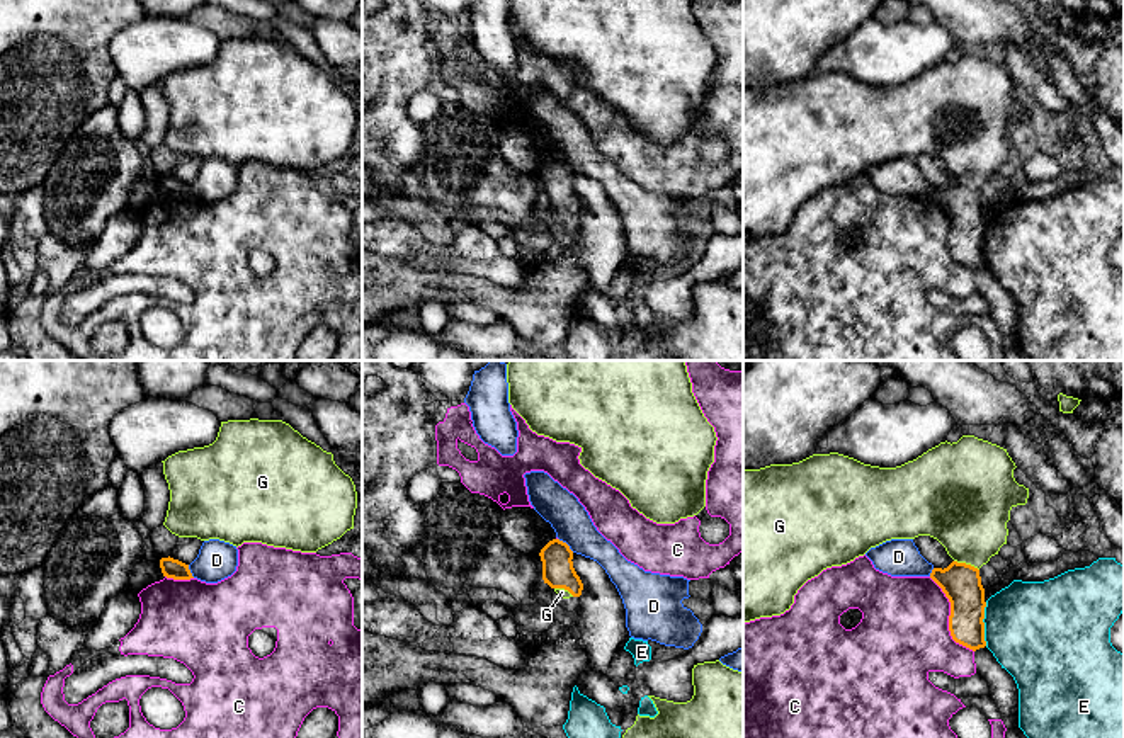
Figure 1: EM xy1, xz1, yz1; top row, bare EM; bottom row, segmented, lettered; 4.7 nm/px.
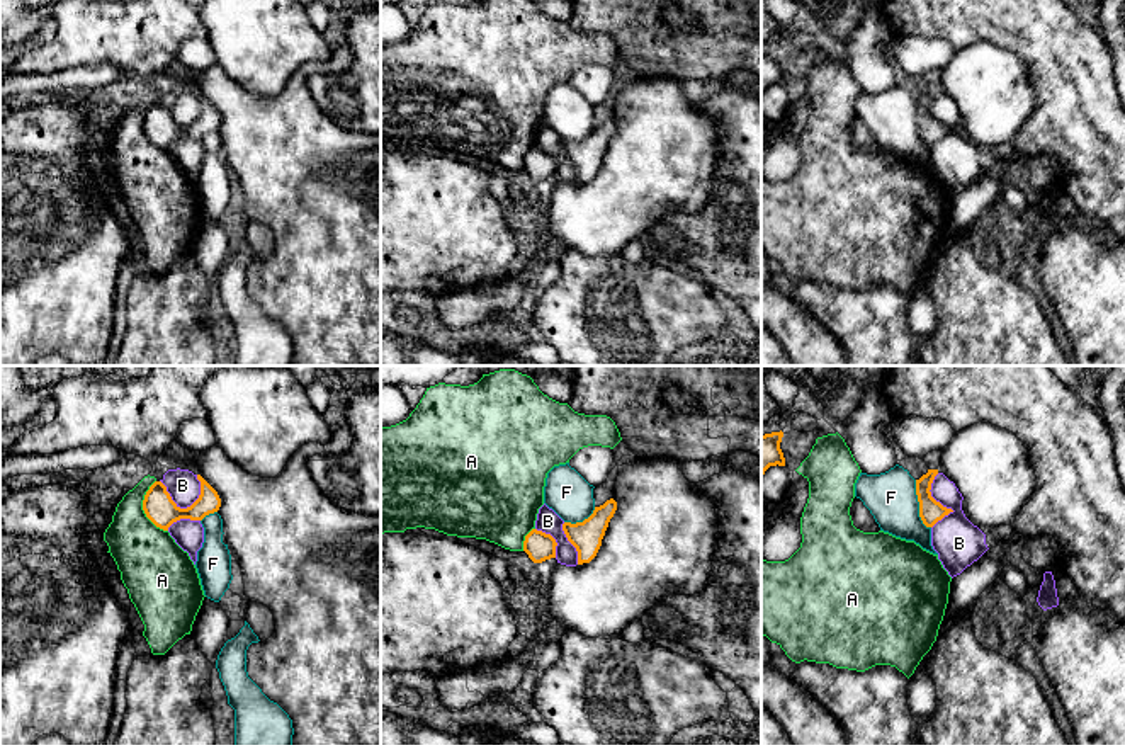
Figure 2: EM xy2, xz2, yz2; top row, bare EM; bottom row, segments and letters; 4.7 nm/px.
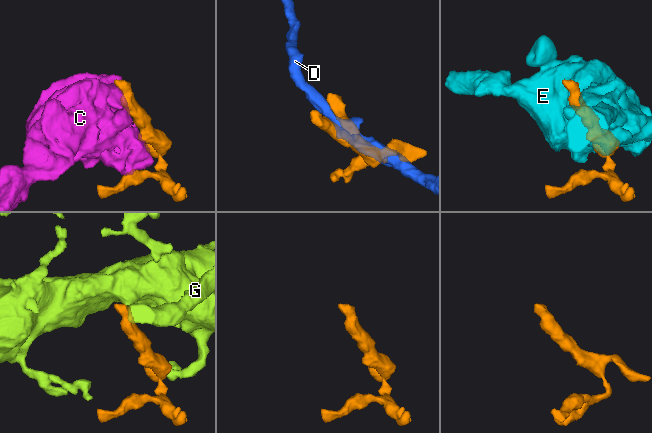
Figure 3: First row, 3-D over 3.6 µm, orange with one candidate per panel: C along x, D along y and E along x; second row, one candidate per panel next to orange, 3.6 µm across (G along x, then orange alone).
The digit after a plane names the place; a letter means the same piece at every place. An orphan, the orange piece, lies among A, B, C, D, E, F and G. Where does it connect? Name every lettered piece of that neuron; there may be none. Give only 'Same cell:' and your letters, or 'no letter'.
Same cell: G

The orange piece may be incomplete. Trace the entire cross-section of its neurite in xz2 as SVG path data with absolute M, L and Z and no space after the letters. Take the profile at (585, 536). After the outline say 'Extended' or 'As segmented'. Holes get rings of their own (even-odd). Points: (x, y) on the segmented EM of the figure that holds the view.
M610 498L603 505L595 507L593 514L583 522L562 524L562 531L568 541L578 551L578 565L590 563L596 556L608 522L613 517L615 510L617 502Z. As segmented

